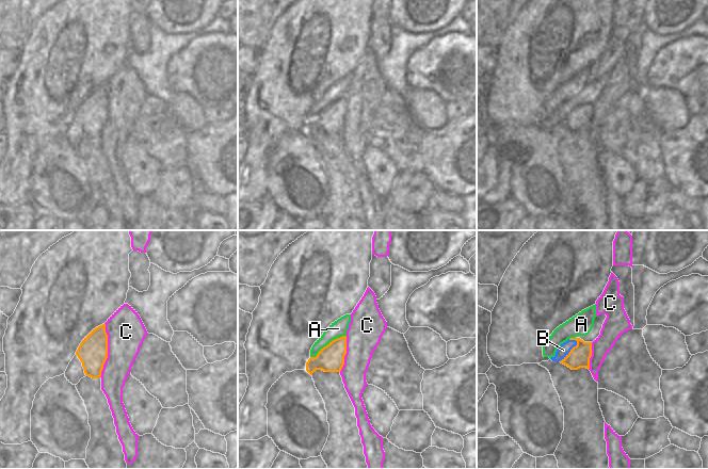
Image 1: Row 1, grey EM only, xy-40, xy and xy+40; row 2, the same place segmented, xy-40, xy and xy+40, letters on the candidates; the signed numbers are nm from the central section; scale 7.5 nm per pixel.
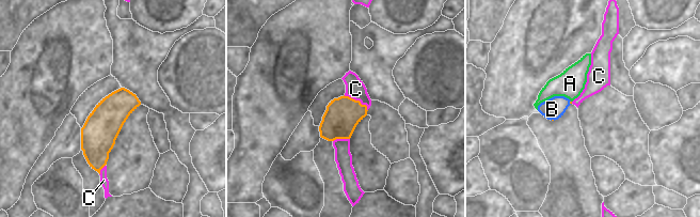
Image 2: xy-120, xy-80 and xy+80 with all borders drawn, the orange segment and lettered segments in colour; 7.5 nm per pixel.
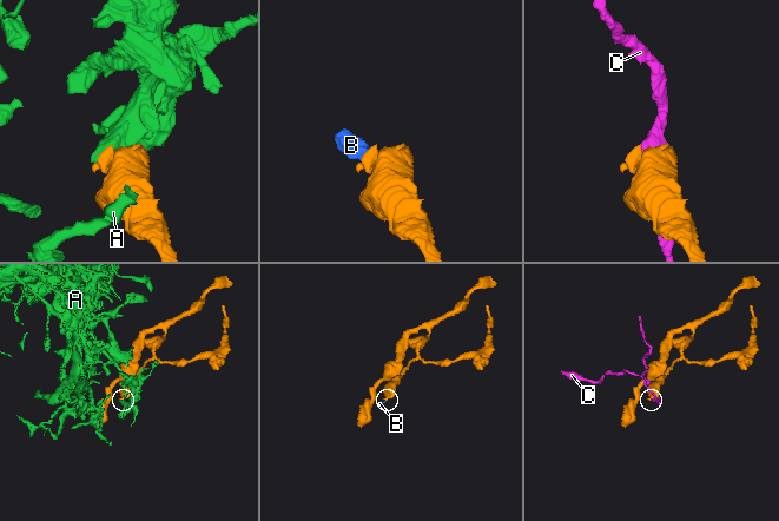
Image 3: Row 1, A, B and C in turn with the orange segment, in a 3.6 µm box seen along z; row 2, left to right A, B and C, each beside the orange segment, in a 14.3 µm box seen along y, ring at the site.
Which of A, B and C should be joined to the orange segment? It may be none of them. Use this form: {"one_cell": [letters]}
{"one_cell": ["B"]}

